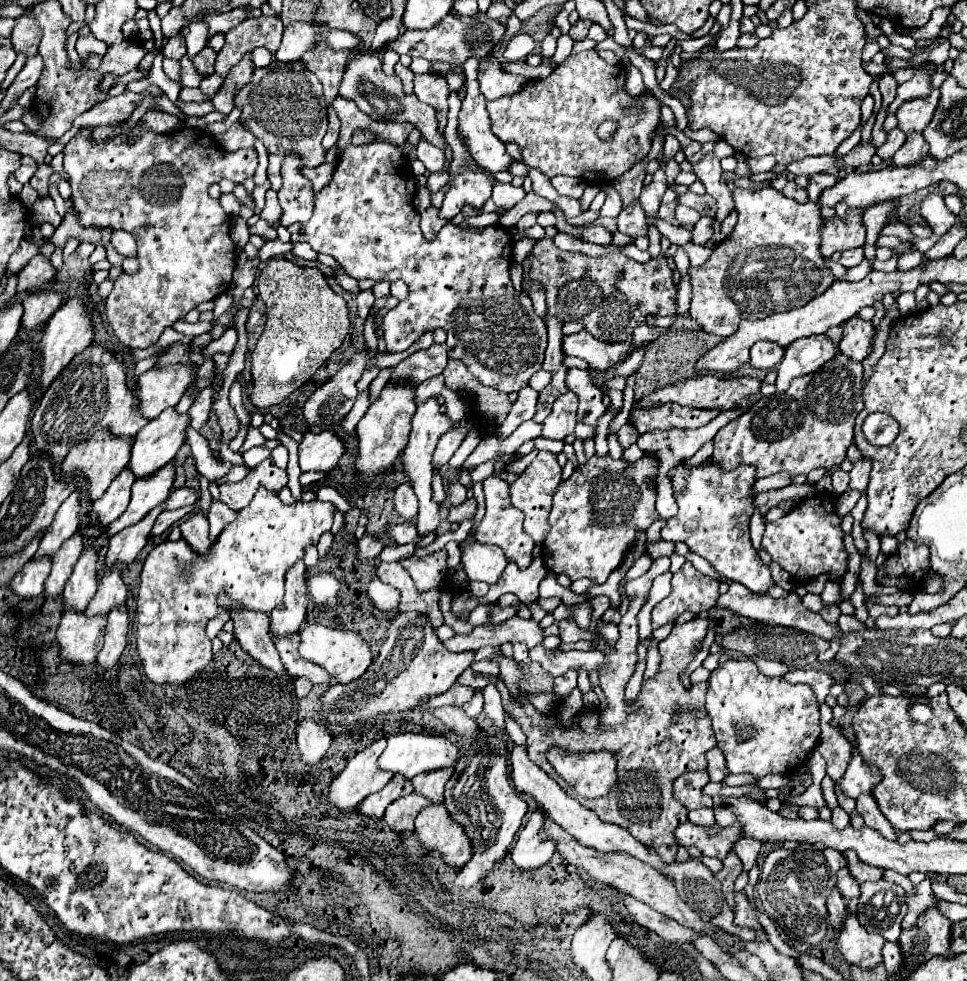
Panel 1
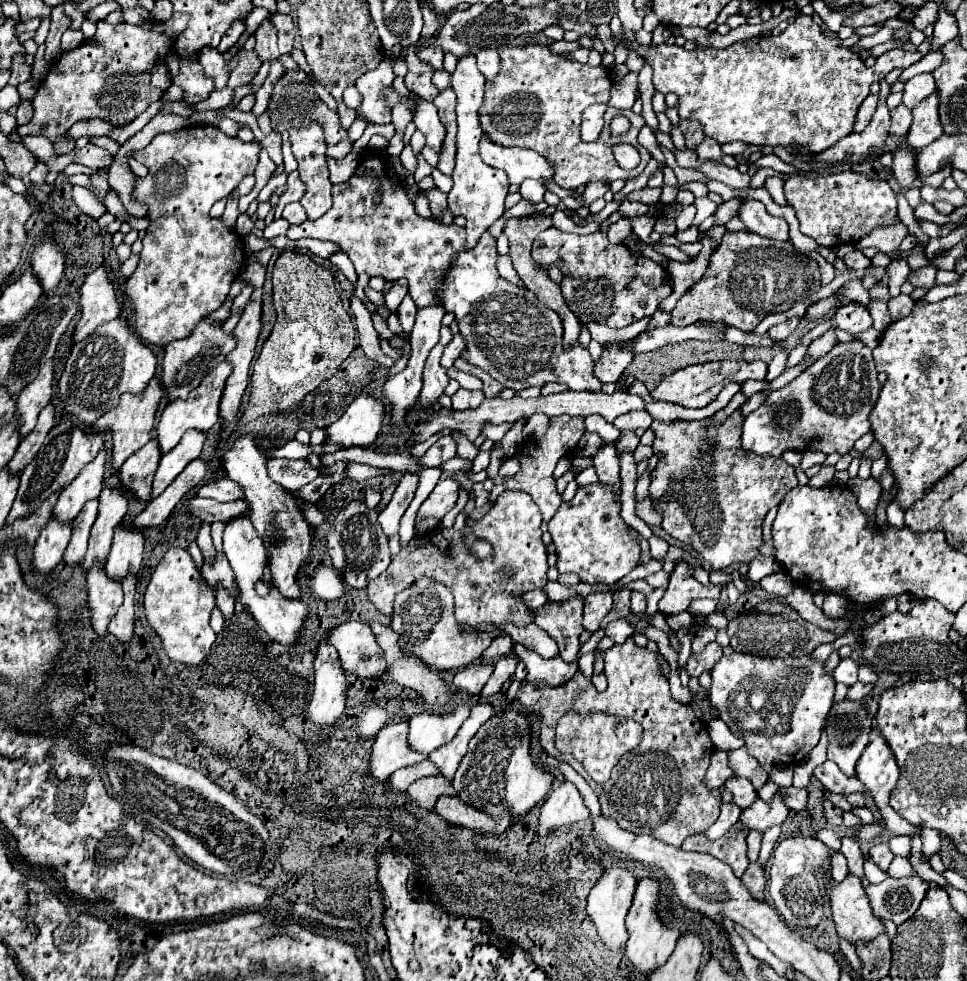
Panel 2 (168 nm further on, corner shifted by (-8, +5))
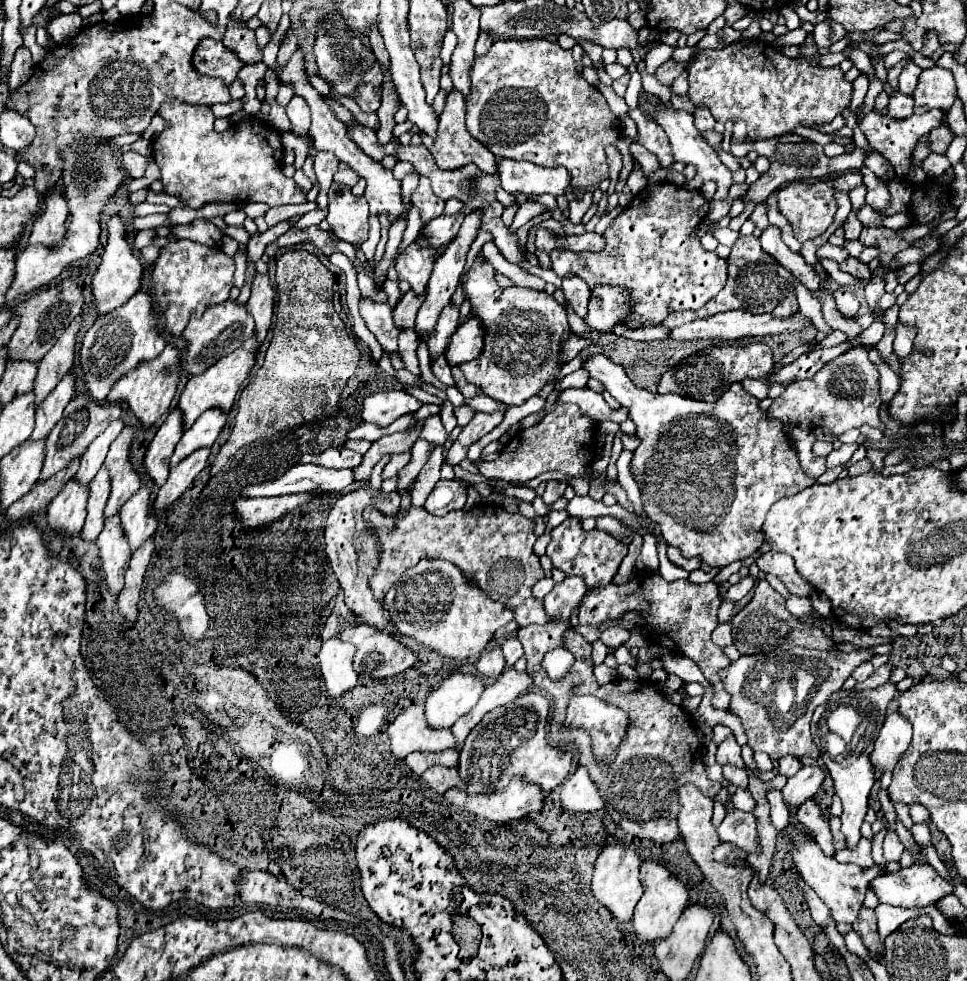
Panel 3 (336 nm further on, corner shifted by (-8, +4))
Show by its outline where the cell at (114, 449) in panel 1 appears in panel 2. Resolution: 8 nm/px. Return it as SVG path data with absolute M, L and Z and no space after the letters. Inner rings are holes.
M152 379L142 395L130 395L124 393L120 397L120 403L116 409L108 411L104 417L100 417L94 423L94 431L112 431L112 469L118 471L120 465L128 459L128 455L142 449L152 439L152 425L154 425L154 413L158 407L158 401L162 397L162 387L158 379Z

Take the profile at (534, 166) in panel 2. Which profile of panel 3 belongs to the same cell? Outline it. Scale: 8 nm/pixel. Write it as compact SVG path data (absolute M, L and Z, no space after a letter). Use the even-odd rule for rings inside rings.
M502 160L498 164L498 176L502 188L510 194L552 194L564 196L570 190L570 178L566 168L544 168L530 162L516 162L516 160Z

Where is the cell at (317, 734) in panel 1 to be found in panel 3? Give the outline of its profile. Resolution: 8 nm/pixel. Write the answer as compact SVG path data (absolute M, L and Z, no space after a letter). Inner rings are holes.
M338 636L322 644L320 666L328 688L328 696L338 698L346 690L356 686L358 674L352 668L352 658L354 658L354 646L342 642Z

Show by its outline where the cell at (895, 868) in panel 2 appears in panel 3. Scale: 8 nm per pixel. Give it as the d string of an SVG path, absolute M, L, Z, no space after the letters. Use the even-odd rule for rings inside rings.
M786 828L784 830L784 836L786 836L788 844L792 846L790 848L790 854L792 854L794 864L796 864L796 870L800 872L800 876L804 878L804 882L816 890L816 894L830 908L830 914L832 914L832 918L836 922L848 922L848 924L852 924L858 918L858 912L862 908L866 888L870 886L870 882L876 876L882 874L880 868L878 866L872 866L872 868L864 870L864 868L860 868L856 864L840 864L836 858L826 856L820 850L820 846L810 836L806 836L806 834L798 832L798 830Z

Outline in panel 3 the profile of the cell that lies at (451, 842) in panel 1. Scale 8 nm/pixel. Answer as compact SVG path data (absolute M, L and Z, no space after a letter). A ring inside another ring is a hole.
M514 776L506 790L494 794L468 794L460 788L450 788L444 796L450 804L498 824L520 820L544 806L542 790L538 790L534 782L526 782L522 776Z

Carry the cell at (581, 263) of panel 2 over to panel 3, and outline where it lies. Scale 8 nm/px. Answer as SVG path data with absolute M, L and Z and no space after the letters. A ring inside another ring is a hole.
M596 286L590 294L586 322L600 332L608 332L630 314L630 294L616 286Z

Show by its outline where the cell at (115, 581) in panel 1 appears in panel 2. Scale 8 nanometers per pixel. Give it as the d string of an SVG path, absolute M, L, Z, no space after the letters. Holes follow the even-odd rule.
M116 527L112 551L106 563L106 575L112 581L122 581L128 575L136 575L140 569L144 551L144 537L132 527Z

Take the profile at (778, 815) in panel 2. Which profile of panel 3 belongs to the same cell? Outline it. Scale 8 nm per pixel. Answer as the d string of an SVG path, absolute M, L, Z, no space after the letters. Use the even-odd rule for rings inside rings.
M802 766L796 776L788 778L788 784L782 788L784 800L792 802L794 806L800 806L808 798L814 798L814 794L824 784L824 770L820 766Z

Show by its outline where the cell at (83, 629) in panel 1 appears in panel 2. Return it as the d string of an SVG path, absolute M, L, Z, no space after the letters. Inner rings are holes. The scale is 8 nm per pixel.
M94 565L86 575L86 593L92 629L104 637L110 619L122 605L122 587L120 583L110 581L102 567Z

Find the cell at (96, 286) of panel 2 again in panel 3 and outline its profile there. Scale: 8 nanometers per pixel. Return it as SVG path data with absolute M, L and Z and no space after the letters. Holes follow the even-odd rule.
M112 216L108 220L108 244L106 244L106 252L102 256L102 264L98 268L98 272L92 278L92 292L98 304L98 312L106 314L118 306L122 306L126 300L130 300L142 284L142 276L144 276L144 266L140 262L138 256L134 256L132 246L126 242L126 226L124 220L118 216Z

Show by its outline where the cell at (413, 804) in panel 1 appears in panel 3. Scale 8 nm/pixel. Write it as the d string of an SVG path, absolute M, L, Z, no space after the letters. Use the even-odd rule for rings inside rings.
M432 766L428 768L422 778L430 784L430 788L438 794L444 794L448 788L452 786L458 786L458 788L464 788L464 782L458 774L456 768L446 768L446 766Z

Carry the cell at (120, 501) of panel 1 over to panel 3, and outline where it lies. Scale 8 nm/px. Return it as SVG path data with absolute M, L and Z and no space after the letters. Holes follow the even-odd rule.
M174 408L166 416L164 424L158 428L152 444L146 450L146 458L144 458L146 470L154 478L156 486L162 486L166 482L168 472L170 472L170 458L172 458L174 448L176 448L178 440L182 438L182 434L184 434L184 430L182 430L182 410Z

